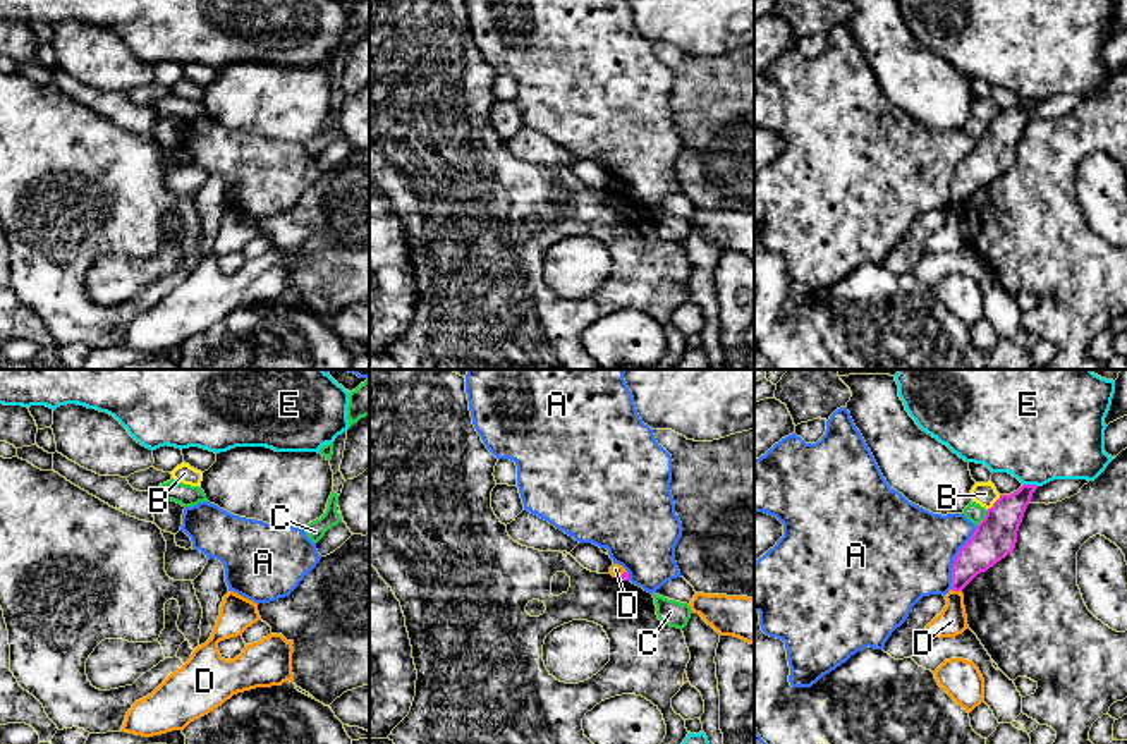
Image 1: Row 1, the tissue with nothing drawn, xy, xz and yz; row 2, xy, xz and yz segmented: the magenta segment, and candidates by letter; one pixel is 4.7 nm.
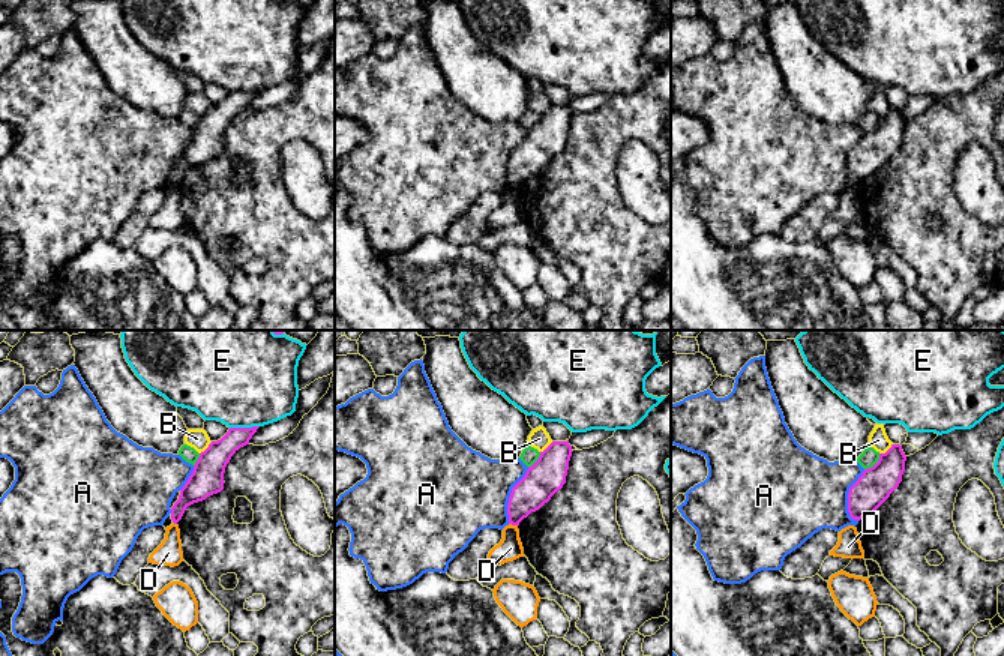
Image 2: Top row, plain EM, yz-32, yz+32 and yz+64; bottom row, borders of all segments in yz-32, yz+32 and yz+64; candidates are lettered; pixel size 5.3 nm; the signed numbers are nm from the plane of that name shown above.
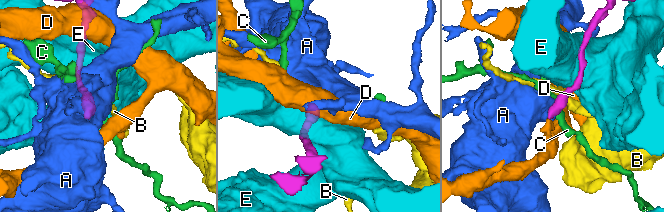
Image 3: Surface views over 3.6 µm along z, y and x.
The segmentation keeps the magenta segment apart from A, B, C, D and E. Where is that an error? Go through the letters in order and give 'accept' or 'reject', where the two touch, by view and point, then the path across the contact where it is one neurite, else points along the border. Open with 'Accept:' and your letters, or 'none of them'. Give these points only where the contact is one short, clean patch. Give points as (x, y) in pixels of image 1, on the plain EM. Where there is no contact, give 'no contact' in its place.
Accept: none of them
A: reject; contact yz (956, 172)
B: reject; contact yz (993, 119); border yz (1000, 110), (986, 126)
C: reject; contact yz (983, 134); border yz (986, 126), (976, 141)
D: reject; contact yz (957, 205); border yz (952, 203), (961, 207)
E: reject; contact yz (1029, 100)

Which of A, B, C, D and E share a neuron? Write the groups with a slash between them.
A / B / C / D / E

